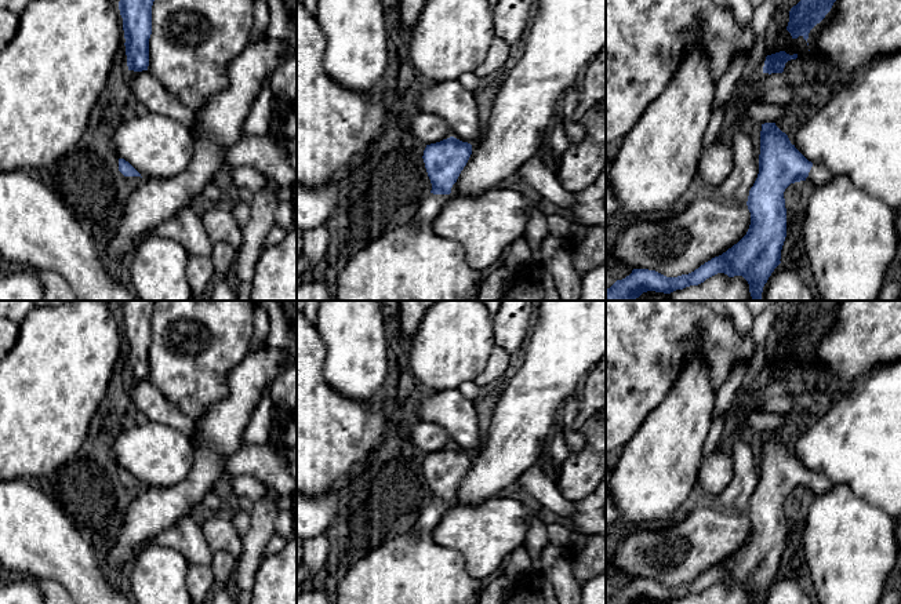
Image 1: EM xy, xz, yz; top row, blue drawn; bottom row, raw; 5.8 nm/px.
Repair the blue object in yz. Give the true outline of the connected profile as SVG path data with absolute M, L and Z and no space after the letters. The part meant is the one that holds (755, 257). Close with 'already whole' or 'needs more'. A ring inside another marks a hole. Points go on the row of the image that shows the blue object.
M775 123L762 124L759 174L746 201L751 212L746 234L689 274L666 277L655 270L633 269L606 290L606 301L635 301L647 291L671 294L698 285L717 273L742 276L749 284L751 301L762 301L764 284L781 263L786 237L785 189L800 181L809 186L821 186L832 179L833 174L809 161Z; needs more

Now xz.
M454 137L426 145L424 163L432 183L429 197L421 204L413 221L418 225L432 223L450 199L451 188L472 154L472 145Z; needs more

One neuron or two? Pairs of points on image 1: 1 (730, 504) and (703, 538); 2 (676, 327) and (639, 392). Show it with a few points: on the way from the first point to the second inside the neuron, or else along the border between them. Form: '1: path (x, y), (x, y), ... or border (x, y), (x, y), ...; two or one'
1: border (723, 509), (745, 513); two
2: path (660, 344), (639, 364), (639, 375); one

